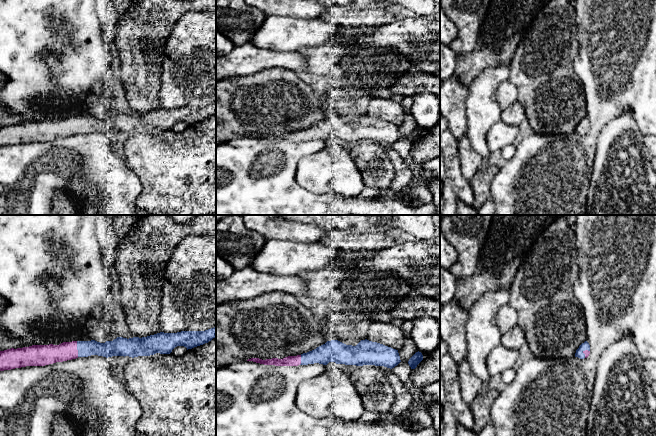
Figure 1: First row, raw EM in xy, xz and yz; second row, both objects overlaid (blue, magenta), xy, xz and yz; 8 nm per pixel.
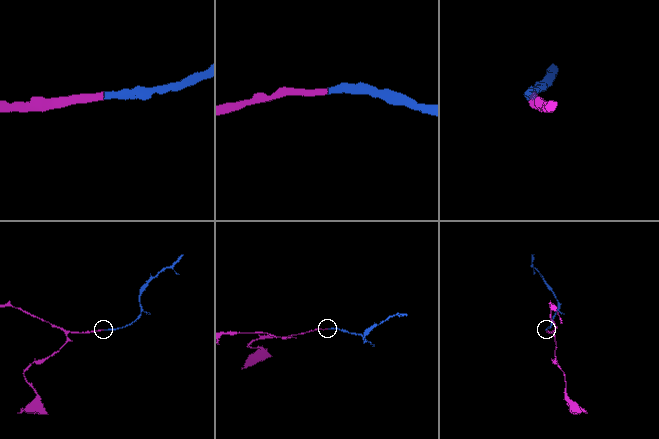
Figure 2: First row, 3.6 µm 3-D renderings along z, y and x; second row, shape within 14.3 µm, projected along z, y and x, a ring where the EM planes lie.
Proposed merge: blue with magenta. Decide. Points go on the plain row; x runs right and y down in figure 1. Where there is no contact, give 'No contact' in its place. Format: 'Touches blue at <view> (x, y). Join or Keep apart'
Touches blue at xy (77, 125). Join

